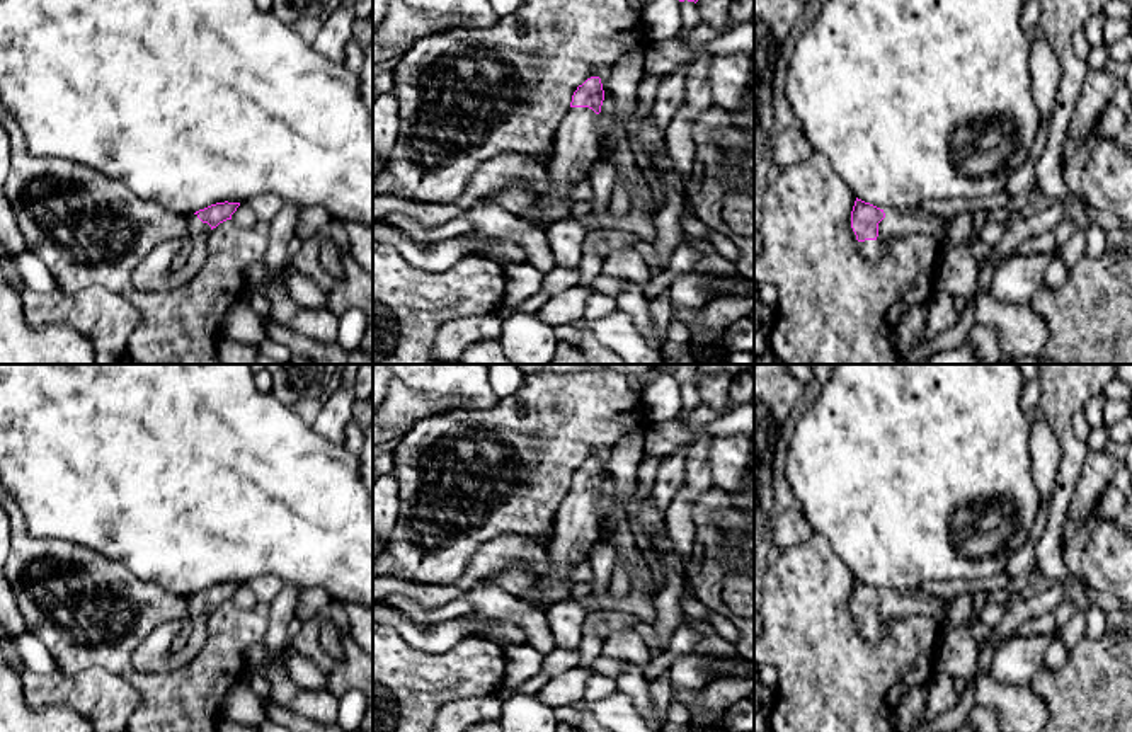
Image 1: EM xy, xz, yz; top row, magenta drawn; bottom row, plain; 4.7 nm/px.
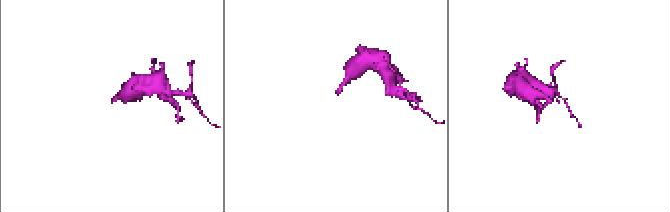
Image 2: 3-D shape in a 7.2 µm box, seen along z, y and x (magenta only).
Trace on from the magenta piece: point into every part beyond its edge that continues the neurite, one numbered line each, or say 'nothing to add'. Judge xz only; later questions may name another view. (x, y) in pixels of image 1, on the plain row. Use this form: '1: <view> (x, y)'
1: xz (577, 530)

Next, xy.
1: xy (198, 611)

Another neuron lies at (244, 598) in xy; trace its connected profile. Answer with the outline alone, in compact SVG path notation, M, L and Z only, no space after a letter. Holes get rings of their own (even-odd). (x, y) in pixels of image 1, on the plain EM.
M240 584L237 592L232 596L232 603L243 611L252 611L252 608L257 604L257 598L249 584Z

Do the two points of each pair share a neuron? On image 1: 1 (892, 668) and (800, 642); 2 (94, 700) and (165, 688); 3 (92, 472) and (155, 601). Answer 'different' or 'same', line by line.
1: same
2: different
3: different

